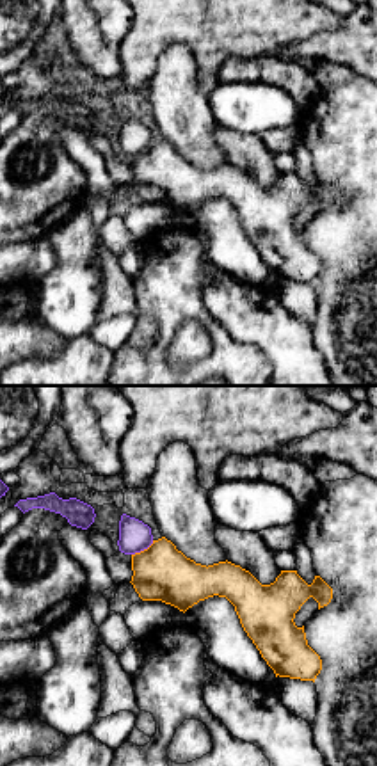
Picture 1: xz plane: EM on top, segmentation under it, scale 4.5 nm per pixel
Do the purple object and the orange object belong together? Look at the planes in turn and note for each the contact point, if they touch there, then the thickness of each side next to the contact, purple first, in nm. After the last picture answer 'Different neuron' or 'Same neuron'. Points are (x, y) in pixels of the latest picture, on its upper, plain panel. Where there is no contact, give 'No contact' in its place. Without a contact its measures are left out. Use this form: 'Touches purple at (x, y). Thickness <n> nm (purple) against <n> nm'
Touches purple at (143, 151). Thickness 140 nm (purple) against 260 nm

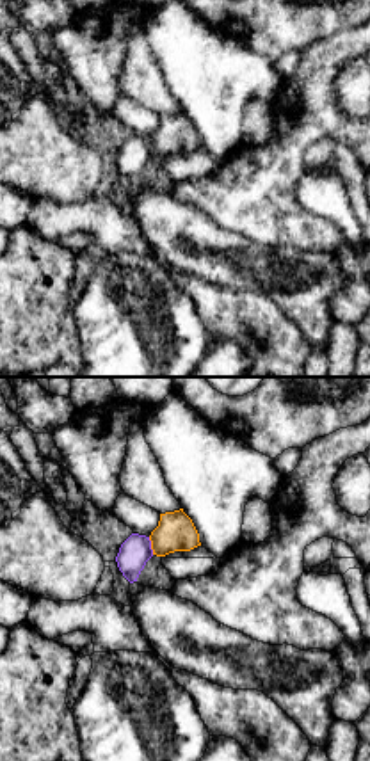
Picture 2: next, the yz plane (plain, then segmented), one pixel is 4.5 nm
Touches purple at (150, 148). Thickness 140 nm (purple) against 170 nm

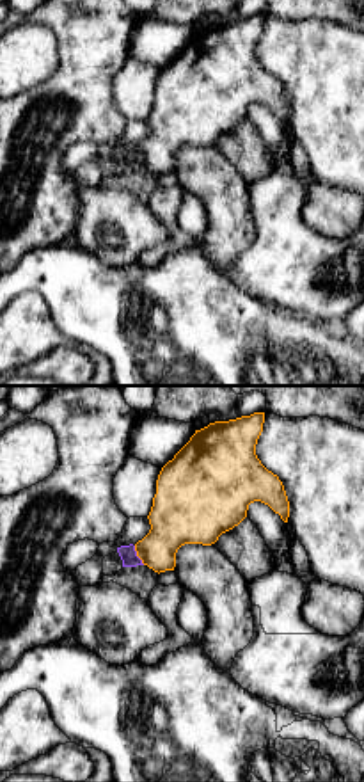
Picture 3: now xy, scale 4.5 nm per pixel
Touches purple at (135, 157). Thickness 80 nm (purple) against 240 nm

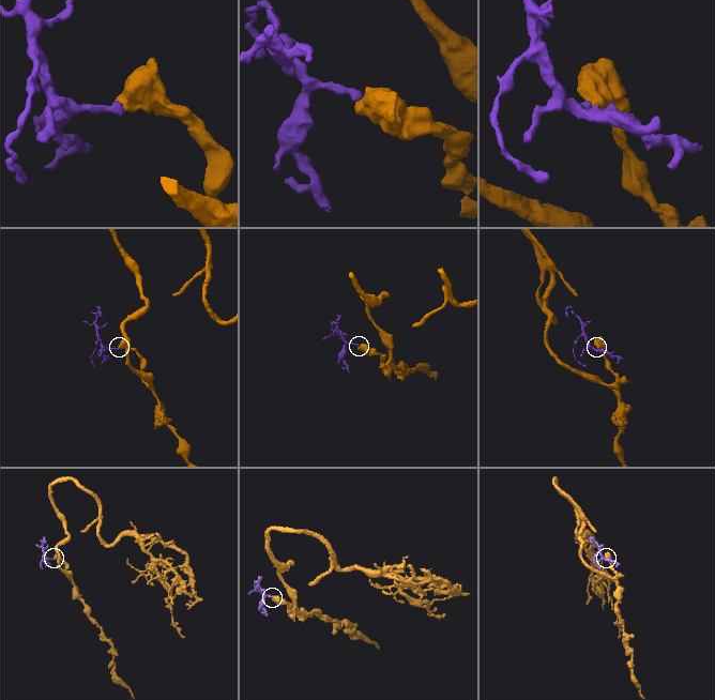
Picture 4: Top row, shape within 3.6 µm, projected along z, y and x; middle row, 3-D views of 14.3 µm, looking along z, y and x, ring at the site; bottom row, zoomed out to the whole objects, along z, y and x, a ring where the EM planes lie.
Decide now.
Different neuron

